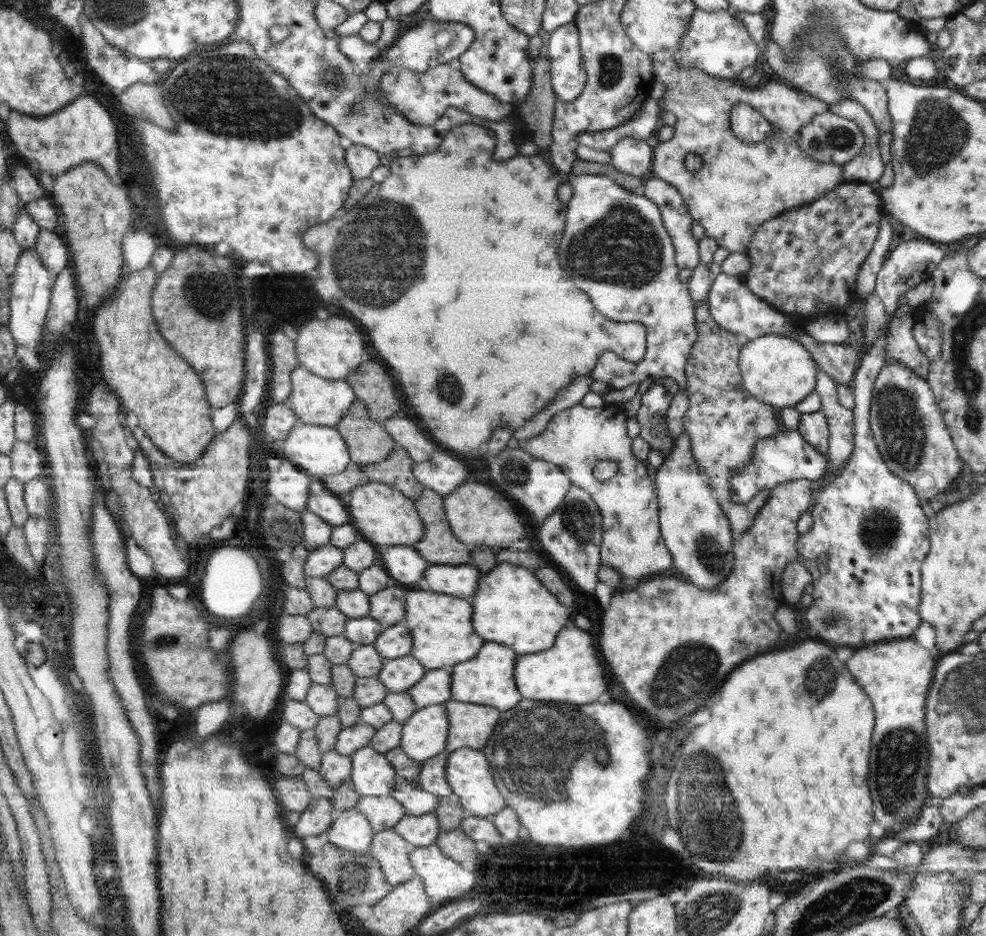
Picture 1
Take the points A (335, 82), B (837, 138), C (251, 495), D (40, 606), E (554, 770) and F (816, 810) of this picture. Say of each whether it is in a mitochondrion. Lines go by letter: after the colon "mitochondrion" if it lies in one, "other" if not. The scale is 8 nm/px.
A: mitochondrion
B: mitochondrion
C: other
D: other
E: mitochondrion
F: other

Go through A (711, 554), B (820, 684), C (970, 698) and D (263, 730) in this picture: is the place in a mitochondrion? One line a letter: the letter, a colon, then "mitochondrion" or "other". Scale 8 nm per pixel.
A: mitochondrion
B: mitochondrion
C: mitochondrion
D: other

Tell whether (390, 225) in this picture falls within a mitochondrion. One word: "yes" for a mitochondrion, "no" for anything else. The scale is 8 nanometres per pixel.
yes

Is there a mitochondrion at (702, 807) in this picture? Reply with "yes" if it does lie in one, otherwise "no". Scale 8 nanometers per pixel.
yes

